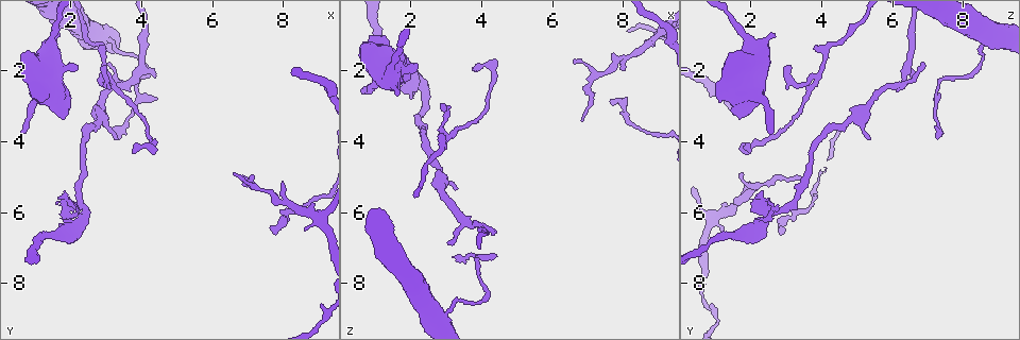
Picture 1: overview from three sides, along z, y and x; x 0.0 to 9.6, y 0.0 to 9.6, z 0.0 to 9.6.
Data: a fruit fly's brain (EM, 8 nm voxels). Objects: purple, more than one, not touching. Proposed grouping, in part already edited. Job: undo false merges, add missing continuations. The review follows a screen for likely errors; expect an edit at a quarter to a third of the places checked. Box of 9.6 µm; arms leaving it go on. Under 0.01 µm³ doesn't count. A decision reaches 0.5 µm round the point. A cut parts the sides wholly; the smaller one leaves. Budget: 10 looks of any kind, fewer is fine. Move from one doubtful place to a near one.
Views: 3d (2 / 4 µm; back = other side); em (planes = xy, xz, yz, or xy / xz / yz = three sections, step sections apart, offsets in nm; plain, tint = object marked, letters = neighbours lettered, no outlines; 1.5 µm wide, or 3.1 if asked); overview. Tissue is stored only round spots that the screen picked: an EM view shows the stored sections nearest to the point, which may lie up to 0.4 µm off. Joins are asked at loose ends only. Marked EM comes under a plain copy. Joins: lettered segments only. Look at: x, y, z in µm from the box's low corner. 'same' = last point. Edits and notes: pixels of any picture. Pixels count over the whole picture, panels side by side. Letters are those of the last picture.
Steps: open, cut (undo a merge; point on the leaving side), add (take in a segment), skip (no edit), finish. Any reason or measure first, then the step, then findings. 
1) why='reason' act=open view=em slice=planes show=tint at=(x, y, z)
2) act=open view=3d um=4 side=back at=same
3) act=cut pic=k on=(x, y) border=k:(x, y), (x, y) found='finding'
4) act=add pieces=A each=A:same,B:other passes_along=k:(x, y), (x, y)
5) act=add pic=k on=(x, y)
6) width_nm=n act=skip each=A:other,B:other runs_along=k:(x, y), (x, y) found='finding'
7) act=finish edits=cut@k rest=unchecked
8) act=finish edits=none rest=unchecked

why='arms part here' act=open view=em slice=xy step=8 show=tint at=(3.05, 2.20, 3.90)

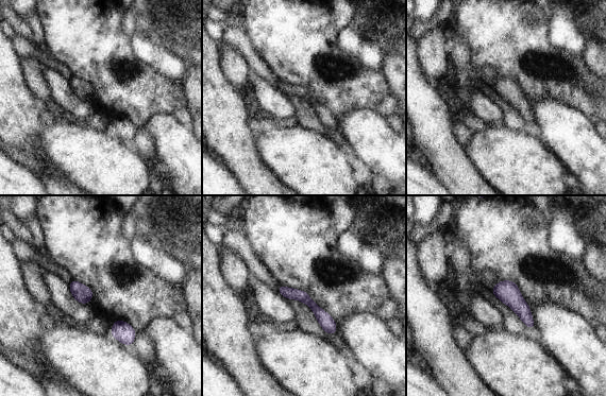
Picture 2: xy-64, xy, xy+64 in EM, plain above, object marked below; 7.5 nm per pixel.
why='see the neighbours' act=open view=em slice=xy step=8 show=letters at=same

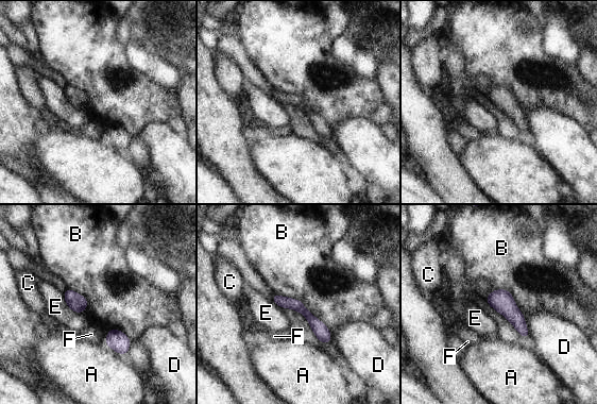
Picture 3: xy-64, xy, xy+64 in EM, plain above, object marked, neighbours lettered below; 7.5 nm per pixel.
act=skip each=A:other,B:other,C:other,D:other,E:other,F:other runs_along=3:(275, 297), (297, 305), (327, 339) found='all the same cell'

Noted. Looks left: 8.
why='branch stops here' act=open view=em slice=yz step=4 show=tint at=(3.80, 4.35, 1.95)

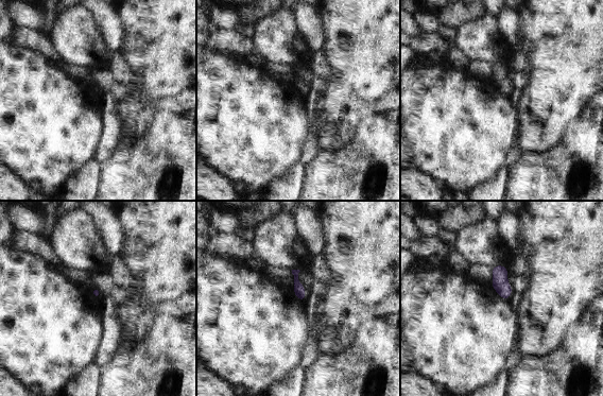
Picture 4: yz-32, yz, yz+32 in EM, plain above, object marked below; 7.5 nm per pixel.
why='what lies round it' act=open view=em slice=yz step=4 show=letters at=same

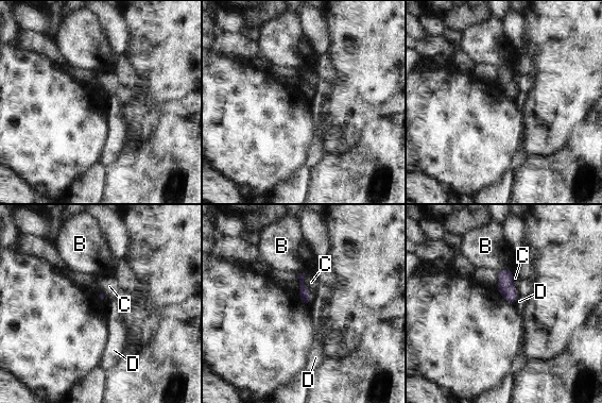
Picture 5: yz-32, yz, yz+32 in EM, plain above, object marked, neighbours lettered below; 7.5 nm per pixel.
act=skip each=B:other,C:other,D:other border=5:(311, 297), (309, 304) found='none of them fits'

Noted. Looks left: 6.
why='an open end' act=open view=3d um=4 side=back at=(0.60, 3.75, 2.60)

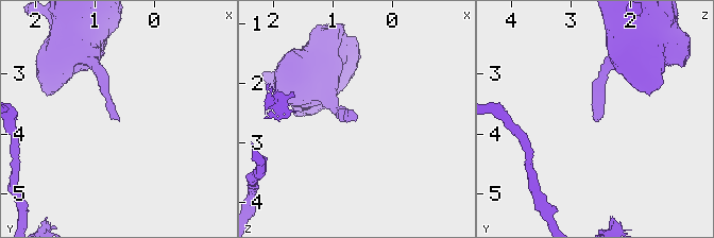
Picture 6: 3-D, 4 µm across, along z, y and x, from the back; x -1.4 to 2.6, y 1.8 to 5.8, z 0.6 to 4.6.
act=open view=em slice=planes show=letters at=(0.60, 3.75, 2.65)

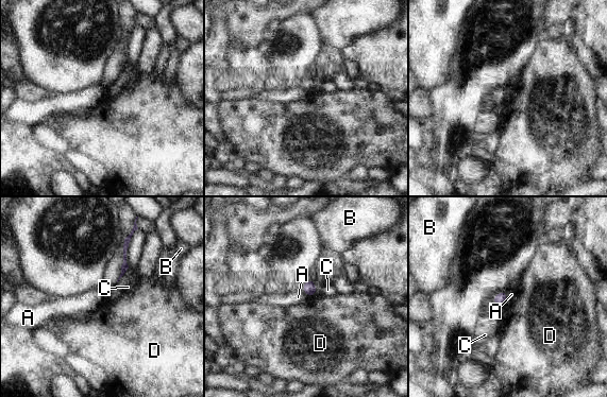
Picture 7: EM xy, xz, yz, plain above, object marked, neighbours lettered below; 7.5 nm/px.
act=skip each=A:other,B:other,C:other,D:other runs_along=7:(127, 239), (123, 271) found='none of them fits'

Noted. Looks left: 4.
act=open view=em slice=xy step=8 show=tint at=(3.65, 2.40, 6.35)

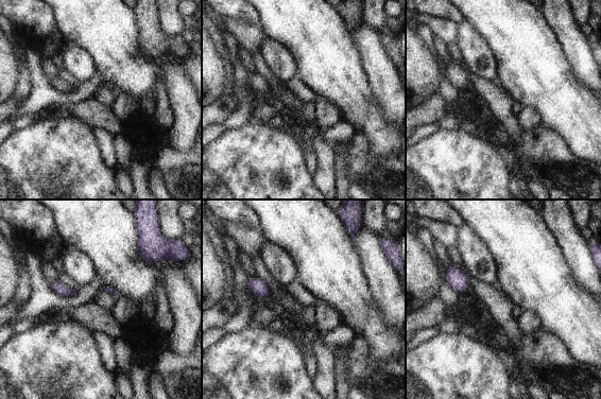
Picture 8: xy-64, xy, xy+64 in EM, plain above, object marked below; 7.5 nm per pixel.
act=open view=em slice=planes show=letters at=same

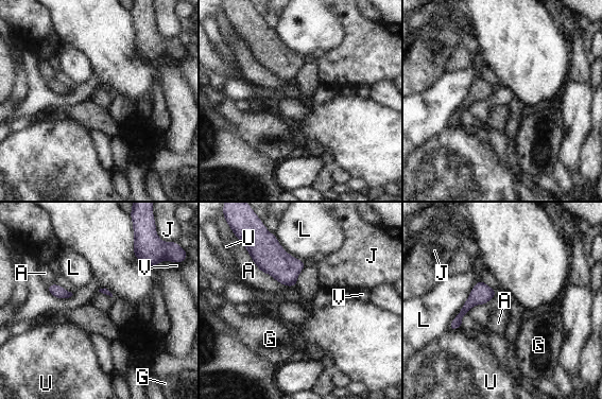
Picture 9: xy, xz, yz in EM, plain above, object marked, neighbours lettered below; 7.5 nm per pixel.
width_nm=50 act=skip each=A:other,G:other,J:other,L:other,U:other,V:other border=9:(240, 240), (260, 271), (295, 287) found='continuous, no second cell'

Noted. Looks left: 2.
act=finish edits=none rest=unchecked

